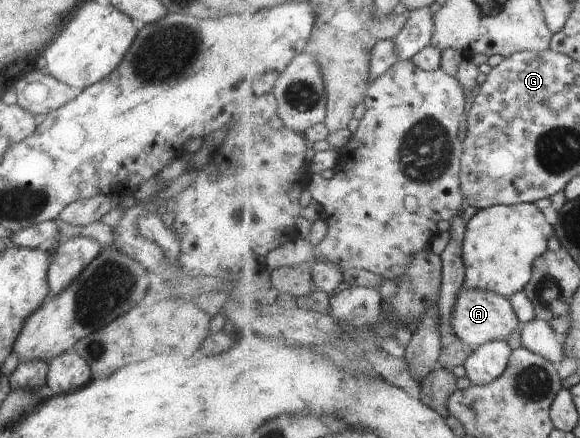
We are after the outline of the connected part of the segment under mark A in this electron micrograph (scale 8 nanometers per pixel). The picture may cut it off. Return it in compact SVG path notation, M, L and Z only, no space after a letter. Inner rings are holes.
M463 289L456 295L456 301L452 305L454 309L450 311L451 332L458 335L462 341L466 341L473 348L479 348L496 339L506 339L518 327L518 315L514 312L514 307L510 299L494 293L479 289Z

